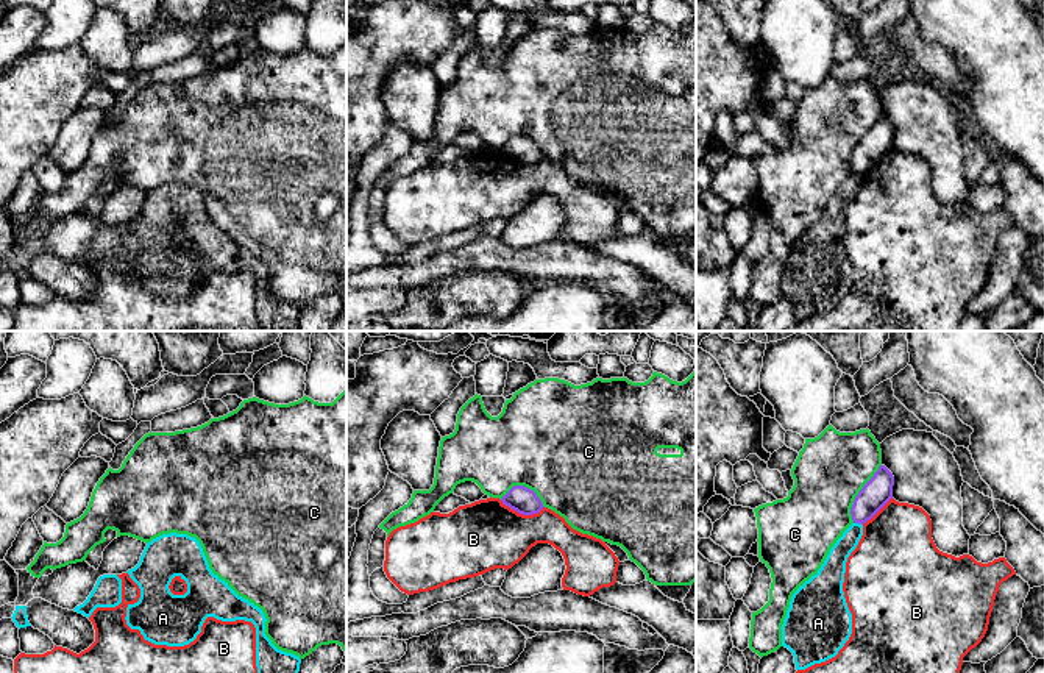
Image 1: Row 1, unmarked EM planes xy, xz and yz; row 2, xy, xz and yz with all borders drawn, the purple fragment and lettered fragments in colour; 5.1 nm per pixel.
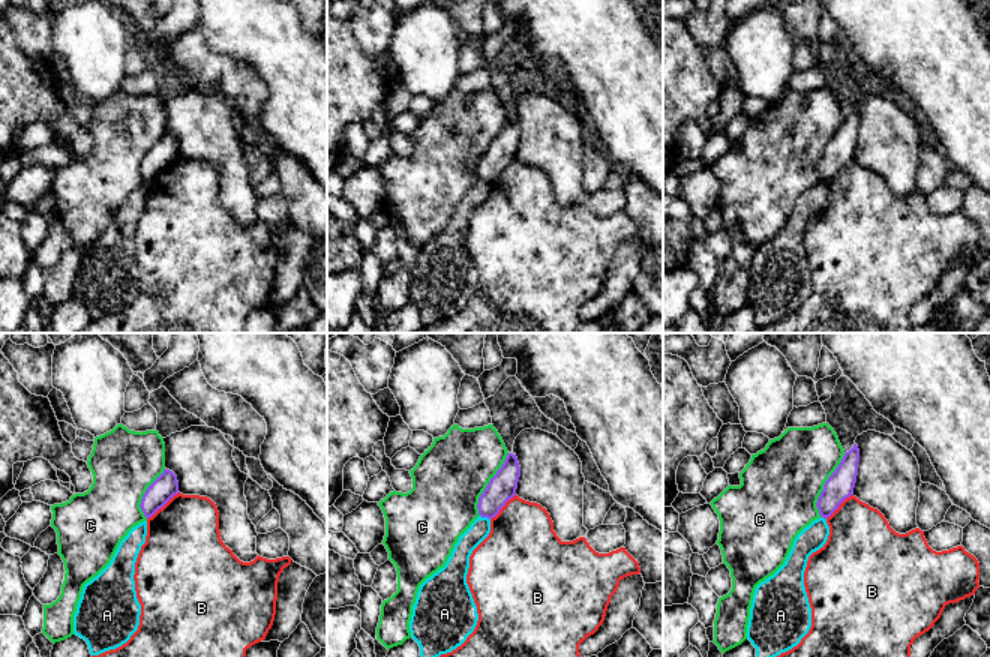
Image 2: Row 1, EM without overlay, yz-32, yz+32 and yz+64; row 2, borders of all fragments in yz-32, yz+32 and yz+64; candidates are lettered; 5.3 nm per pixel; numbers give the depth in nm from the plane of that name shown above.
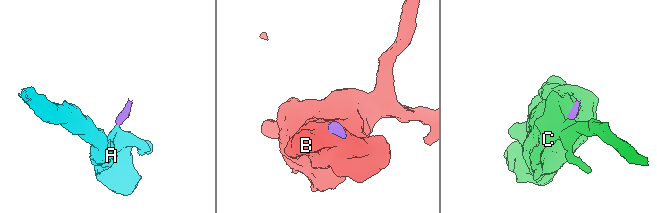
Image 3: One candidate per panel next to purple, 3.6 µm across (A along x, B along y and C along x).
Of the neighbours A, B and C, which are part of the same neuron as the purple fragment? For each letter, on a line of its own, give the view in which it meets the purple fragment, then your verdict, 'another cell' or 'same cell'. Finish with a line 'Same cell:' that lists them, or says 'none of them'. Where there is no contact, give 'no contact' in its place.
A: yz | another cell
B: xz | another cell
C: yz | another cell
Same cell: none of them

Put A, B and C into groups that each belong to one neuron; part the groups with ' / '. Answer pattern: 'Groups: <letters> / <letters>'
Groups: A / B / C

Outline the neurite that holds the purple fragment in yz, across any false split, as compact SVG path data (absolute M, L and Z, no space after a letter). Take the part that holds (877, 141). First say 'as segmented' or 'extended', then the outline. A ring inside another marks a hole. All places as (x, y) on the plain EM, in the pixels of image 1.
as segmented; M880 116L854 150L850 166L854 173L866 173L893 148L894 126Z

